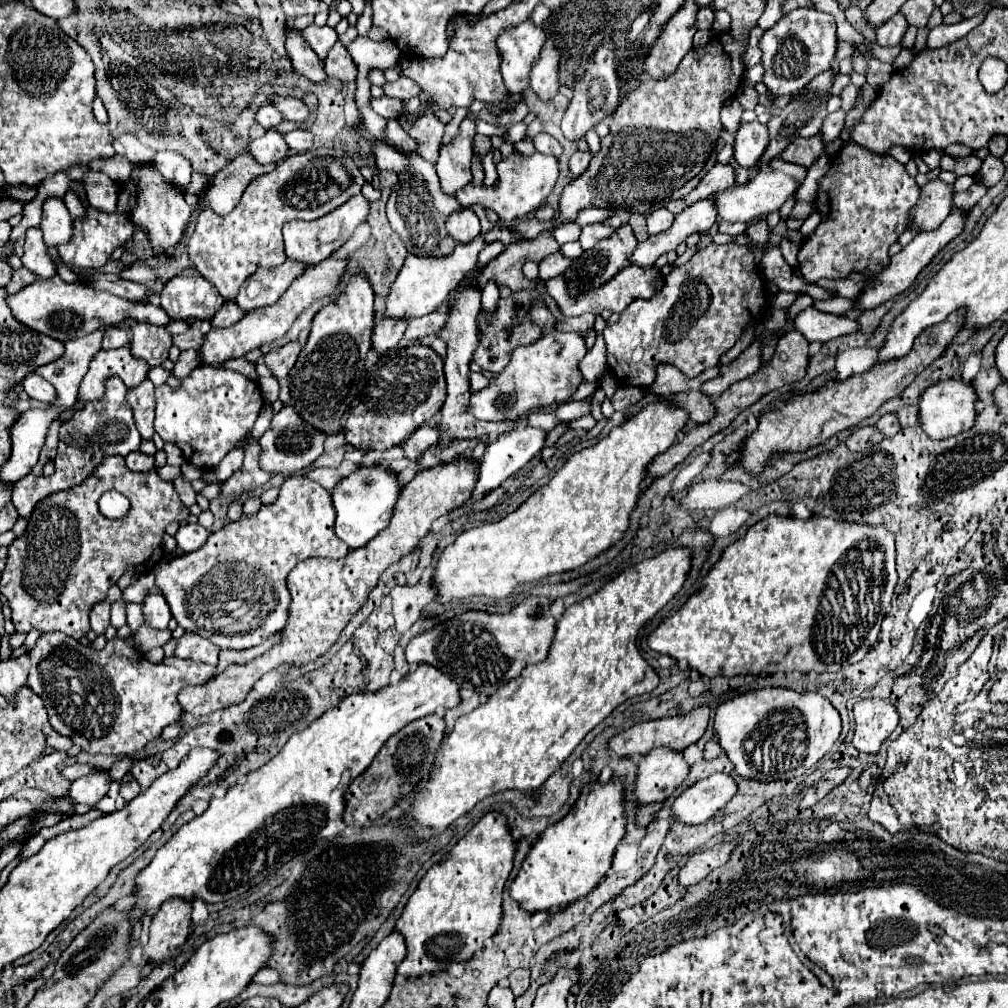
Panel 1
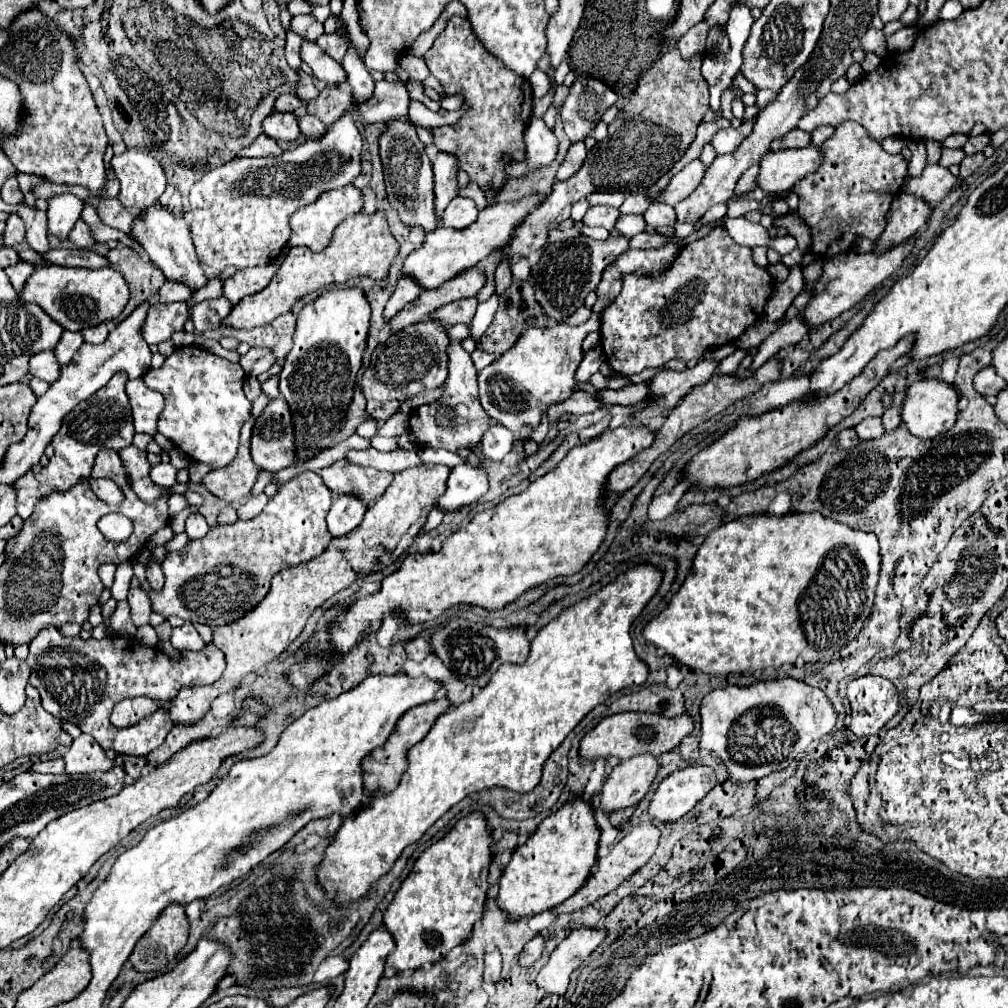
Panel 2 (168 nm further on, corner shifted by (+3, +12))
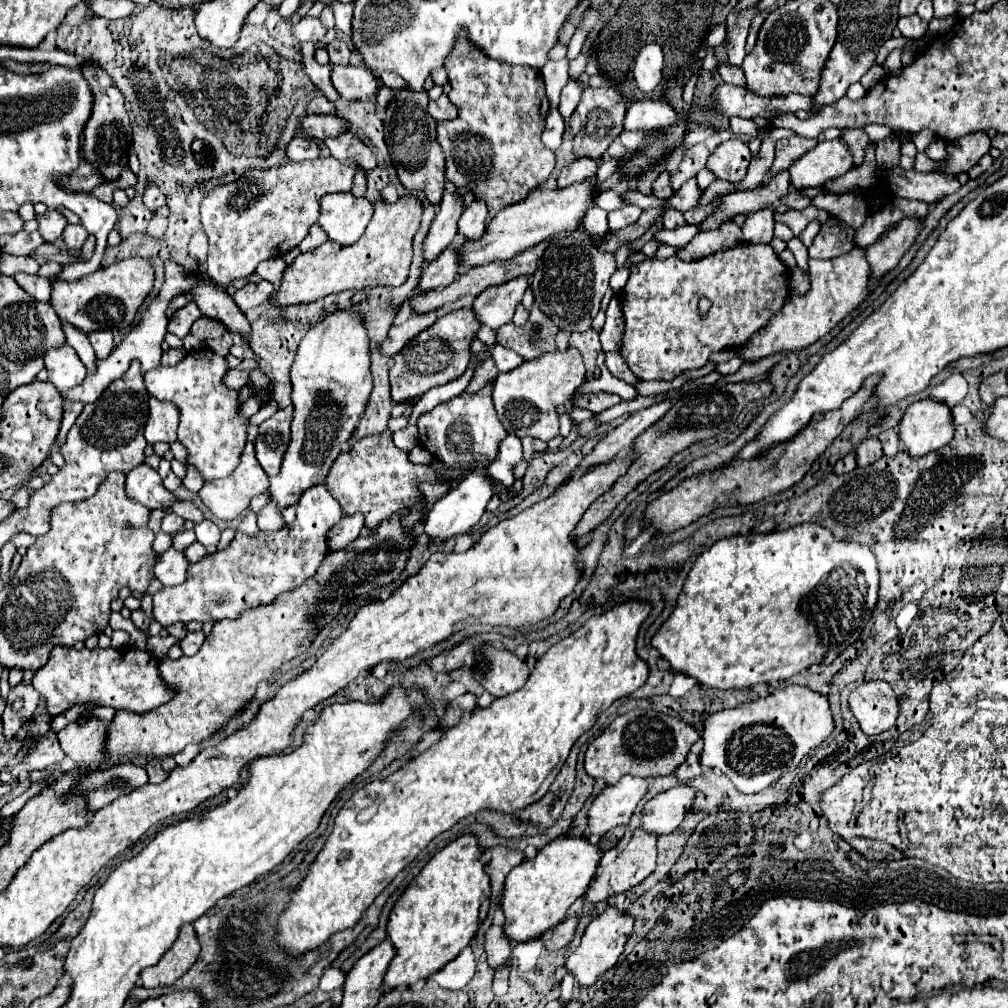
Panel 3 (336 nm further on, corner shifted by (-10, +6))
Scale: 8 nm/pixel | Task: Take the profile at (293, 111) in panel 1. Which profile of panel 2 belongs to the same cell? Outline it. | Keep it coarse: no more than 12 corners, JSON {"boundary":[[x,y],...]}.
{"boundary":[[302,70],[298,74],[298,98],[304,102],[318,98],[314,76]]}

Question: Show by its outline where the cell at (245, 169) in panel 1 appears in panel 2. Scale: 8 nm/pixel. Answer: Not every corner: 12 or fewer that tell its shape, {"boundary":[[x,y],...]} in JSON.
{"boundary":[[262,134],[240,156],[280,156],[284,150]]}

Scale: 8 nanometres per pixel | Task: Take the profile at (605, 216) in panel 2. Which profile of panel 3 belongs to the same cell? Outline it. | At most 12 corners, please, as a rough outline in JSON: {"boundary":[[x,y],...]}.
{"boundary":[[625,206],[609,212],[609,230],[627,228],[643,210]]}

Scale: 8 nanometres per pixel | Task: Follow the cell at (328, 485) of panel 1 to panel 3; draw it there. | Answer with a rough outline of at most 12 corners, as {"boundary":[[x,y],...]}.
{"boundary":[[415,446],[409,452],[411,464],[431,464],[433,456]]}

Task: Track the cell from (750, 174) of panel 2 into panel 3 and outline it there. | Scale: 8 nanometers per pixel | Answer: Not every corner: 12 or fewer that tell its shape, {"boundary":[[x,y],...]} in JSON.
{"boundary":[[789,172],[757,188],[731,192],[721,210],[701,224],[713,230],[738,214],[779,204],[791,186]]}

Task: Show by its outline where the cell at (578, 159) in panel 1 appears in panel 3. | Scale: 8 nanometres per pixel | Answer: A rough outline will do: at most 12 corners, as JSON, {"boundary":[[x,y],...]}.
{"boundary":[[577,158],[561,170],[559,188],[593,178],[595,160]]}

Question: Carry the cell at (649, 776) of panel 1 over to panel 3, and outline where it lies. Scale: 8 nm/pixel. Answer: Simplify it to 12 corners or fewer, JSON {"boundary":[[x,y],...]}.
{"boundary":[[623,776],[591,804],[589,834],[629,824],[649,778]]}

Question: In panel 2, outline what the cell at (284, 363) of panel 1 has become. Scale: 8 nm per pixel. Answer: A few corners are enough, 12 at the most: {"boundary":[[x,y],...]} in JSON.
{"boundary":[[250,348],[240,356],[246,376],[258,376],[274,364],[272,352]]}

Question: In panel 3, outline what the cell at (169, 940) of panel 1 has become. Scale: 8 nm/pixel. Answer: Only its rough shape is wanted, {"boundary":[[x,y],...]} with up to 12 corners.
{"boundary":[[193,924],[173,948],[141,972],[145,988],[171,986],[199,956]]}

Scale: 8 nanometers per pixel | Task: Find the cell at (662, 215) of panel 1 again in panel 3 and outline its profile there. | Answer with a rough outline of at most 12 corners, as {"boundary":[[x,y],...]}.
{"boundary":[[669,210],[663,216],[663,228],[685,226],[683,212]]}

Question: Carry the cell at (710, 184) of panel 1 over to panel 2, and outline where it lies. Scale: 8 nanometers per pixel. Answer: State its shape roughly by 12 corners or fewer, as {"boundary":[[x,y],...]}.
{"boundary":[[690,162],[668,182],[656,200],[676,206],[700,184],[706,168]]}

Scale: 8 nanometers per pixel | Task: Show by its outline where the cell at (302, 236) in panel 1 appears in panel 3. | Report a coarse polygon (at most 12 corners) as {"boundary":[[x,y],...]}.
{"boundary":[[351,192],[321,198],[317,224],[339,246],[355,244],[373,214]]}

